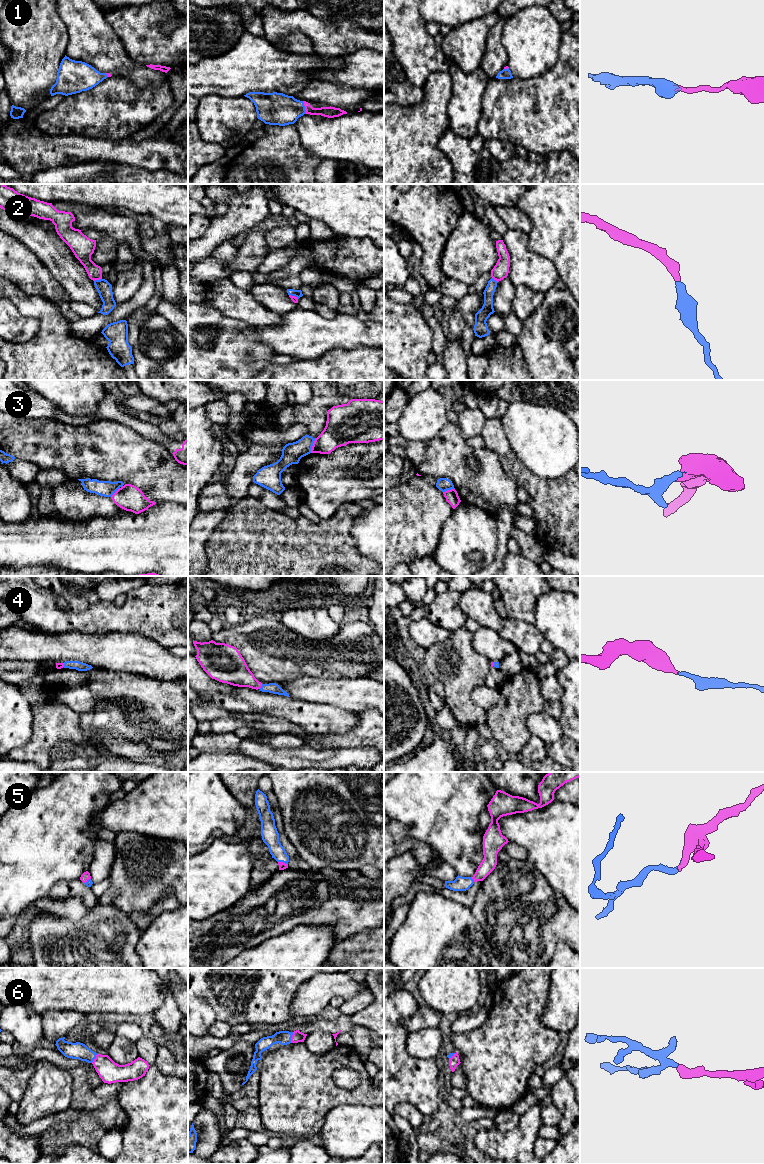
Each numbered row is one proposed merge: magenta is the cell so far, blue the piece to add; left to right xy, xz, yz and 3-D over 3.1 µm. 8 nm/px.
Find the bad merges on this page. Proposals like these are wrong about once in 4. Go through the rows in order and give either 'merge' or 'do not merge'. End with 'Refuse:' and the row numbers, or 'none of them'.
1: merge
2: merge
3: do not merge
4: merge
5: merge
6: merge
Refuse: 3

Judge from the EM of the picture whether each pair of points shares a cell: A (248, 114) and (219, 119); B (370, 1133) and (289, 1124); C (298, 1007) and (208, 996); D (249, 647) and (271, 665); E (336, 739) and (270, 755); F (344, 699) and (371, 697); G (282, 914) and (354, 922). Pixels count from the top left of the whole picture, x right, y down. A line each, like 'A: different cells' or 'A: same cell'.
A: same cell
B: different cells
C: different cells
D: same cell
E: different cells
F: same cell
G: same cell

